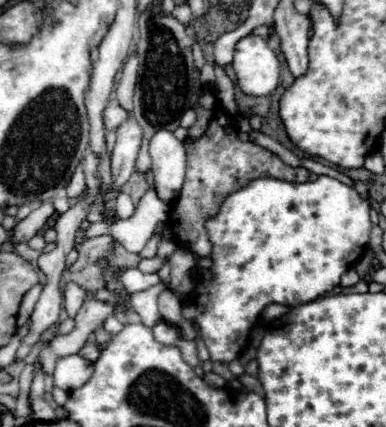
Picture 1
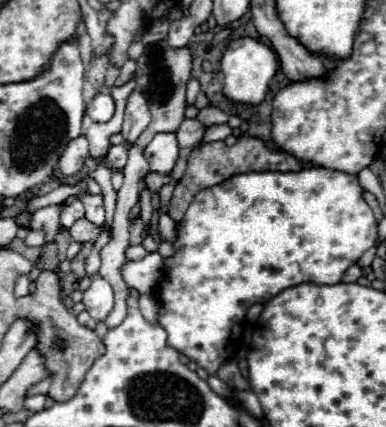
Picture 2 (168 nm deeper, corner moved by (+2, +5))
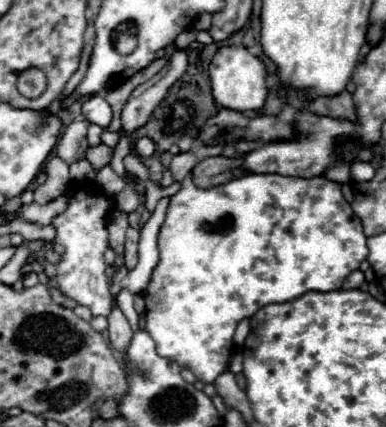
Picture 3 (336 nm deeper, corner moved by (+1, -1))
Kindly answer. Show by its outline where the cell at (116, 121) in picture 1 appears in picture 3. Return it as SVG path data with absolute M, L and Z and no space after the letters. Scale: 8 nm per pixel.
M93 95L93 97L89 97L89 99L83 103L83 115L85 115L85 119L87 119L89 123L107 127L107 125L111 123L113 111L111 111L111 105L105 101L105 97Z

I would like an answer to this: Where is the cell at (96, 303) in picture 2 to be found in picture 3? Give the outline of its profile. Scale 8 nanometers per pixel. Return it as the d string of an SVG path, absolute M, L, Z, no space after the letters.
M83 187L69 199L67 211L53 219L53 225L57 229L57 237L53 243L65 247L65 255L57 265L59 289L63 295L75 299L79 305L89 307L93 317L97 315L107 317L111 311L109 281L105 277L105 261L103 261L103 251L109 245L109 235L105 227L109 211L111 211L111 203L105 193L85 191Z

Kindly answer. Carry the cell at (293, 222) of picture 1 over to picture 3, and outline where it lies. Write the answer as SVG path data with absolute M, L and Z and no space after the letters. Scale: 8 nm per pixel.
M191 173L185 177L179 193L175 193L171 197L165 223L163 223L163 227L159 231L159 251L161 251L161 261L155 267L155 275L153 275L147 291L143 293L147 331L155 339L157 351L159 351L161 357L175 359L181 367L189 367L193 371L193 375L203 383L213 383L215 377L219 377L223 371L227 371L229 357L231 357L231 347L233 347L233 333L235 333L235 327L237 327L237 323L241 319L255 315L261 307L269 305L269 303L293 301L293 299L301 297L307 291L335 291L335 289L341 289L347 275L351 271L359 269L361 261L365 261L365 257L369 252L361 219L353 213L351 205L345 201L345 197L341 193L341 183L337 183L337 181L329 181L323 175L321 177L311 177L311 179L285 177L285 175L245 175L245 177L239 177L239 179L233 179L233 181L225 183L225 185L219 185L215 189L199 189L199 187L193 185Z

